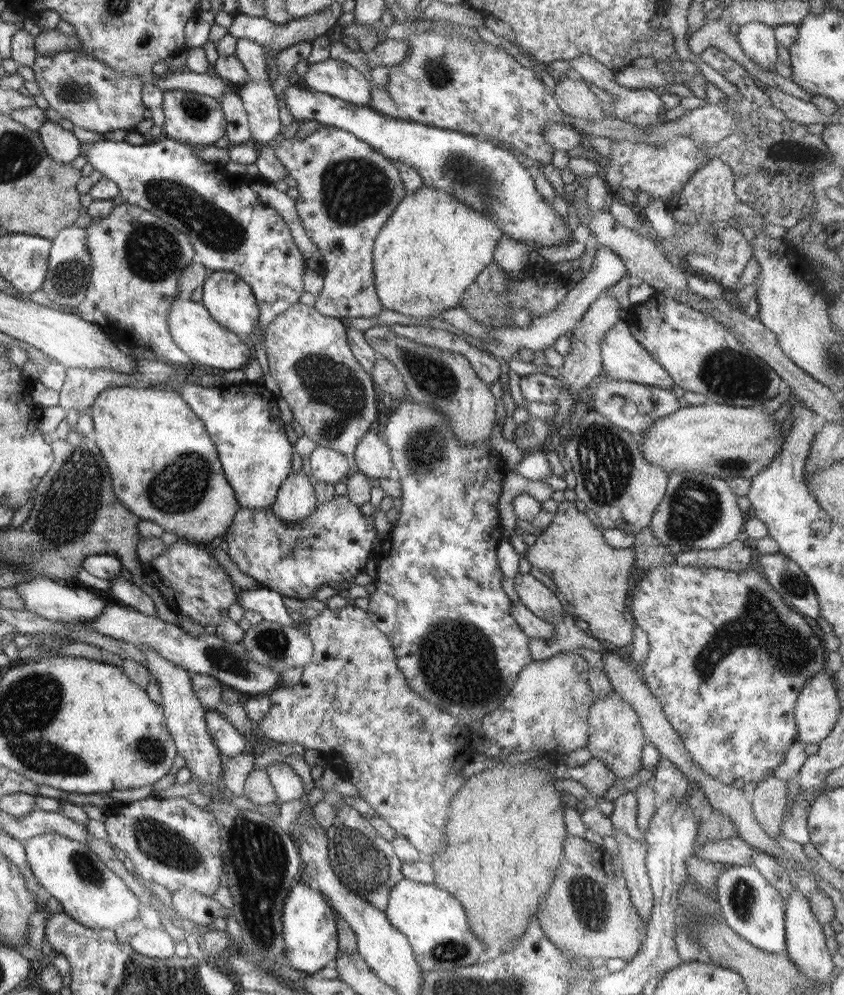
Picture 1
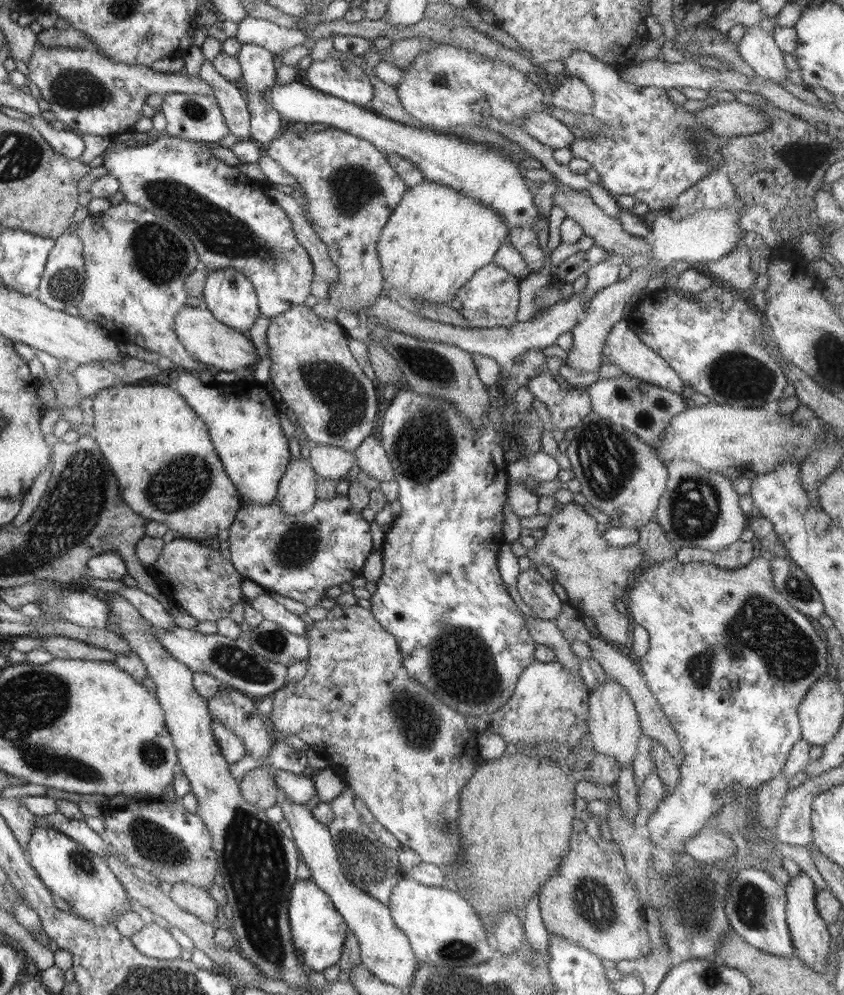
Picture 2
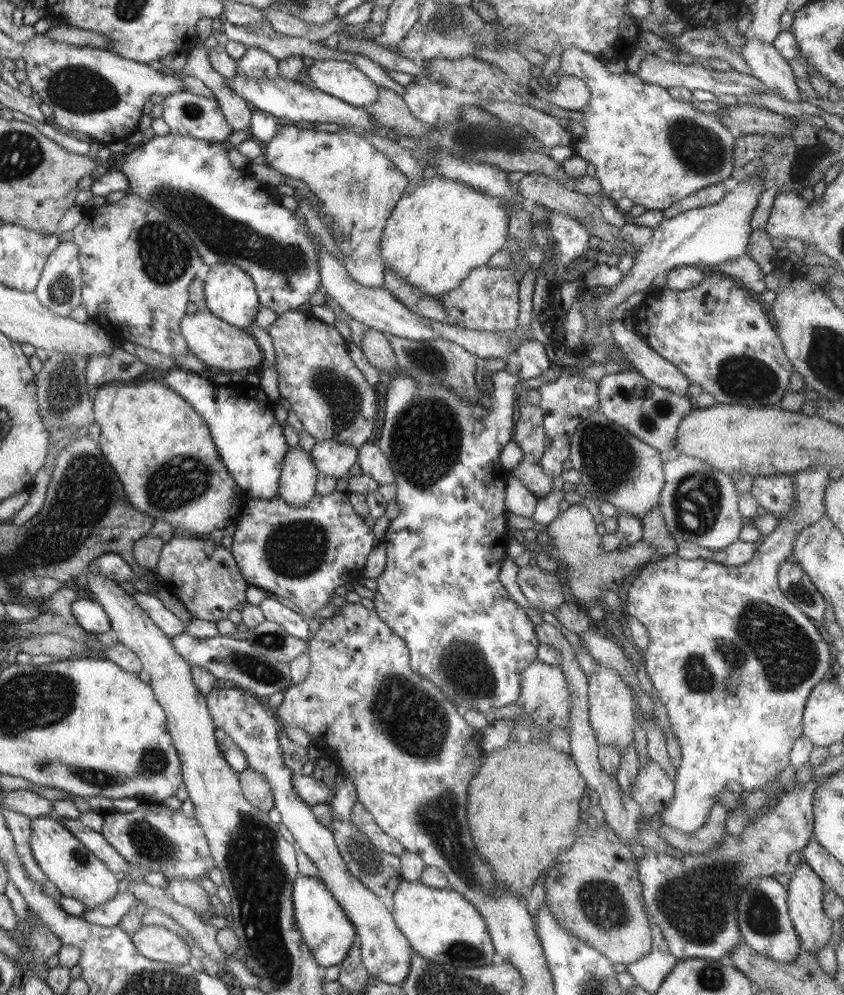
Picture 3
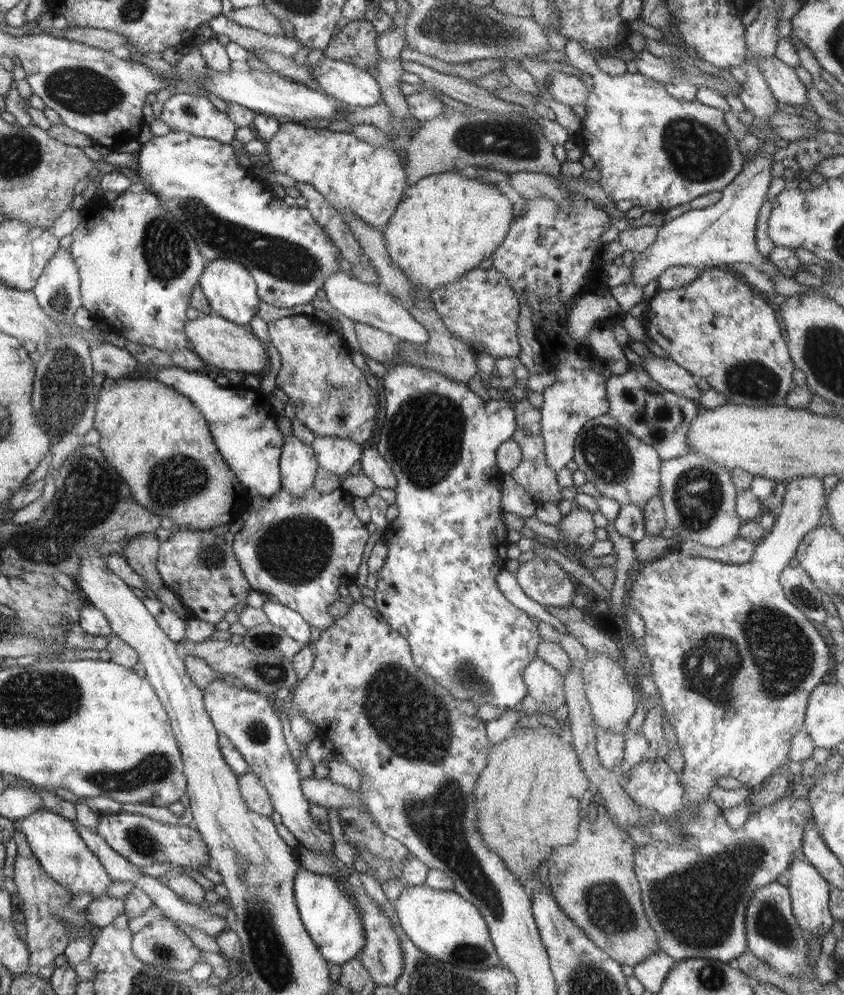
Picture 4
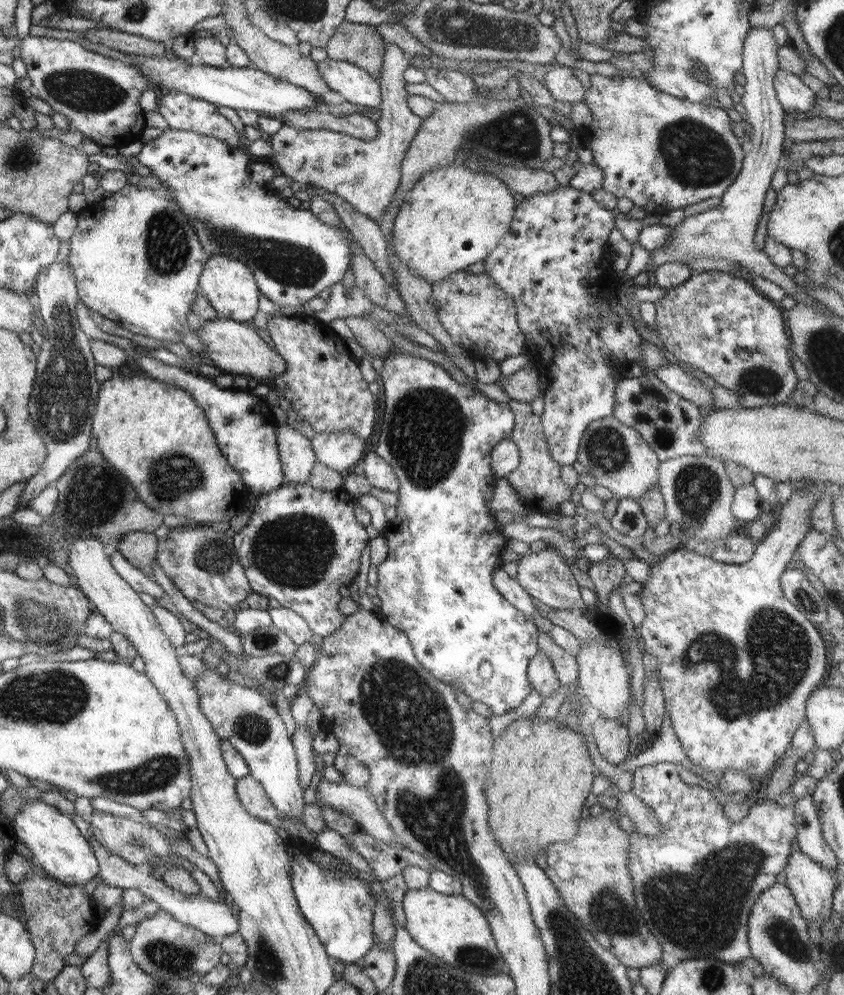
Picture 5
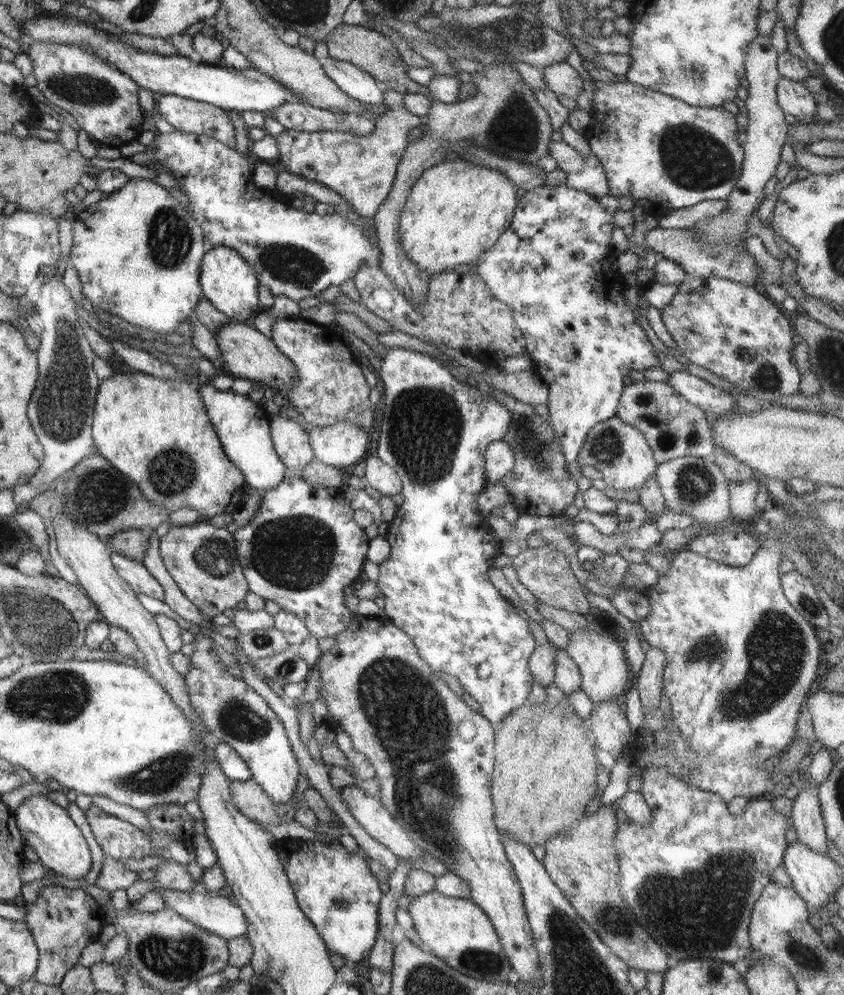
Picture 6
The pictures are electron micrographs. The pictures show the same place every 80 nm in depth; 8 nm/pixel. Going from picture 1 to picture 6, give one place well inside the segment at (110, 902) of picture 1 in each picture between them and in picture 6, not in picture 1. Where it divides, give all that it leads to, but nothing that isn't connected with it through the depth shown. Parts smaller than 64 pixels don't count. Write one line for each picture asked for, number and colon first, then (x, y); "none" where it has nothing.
2: (85, 880)
3: (77, 872)
4: (55, 841)
5: (57, 846)
6: (46, 827)

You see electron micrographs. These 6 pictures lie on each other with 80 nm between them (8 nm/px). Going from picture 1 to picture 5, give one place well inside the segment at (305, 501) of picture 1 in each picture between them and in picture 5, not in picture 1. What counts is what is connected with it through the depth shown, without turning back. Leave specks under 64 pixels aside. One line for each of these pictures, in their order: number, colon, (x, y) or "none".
2: (296, 493)
3: (298, 477)
4: (298, 466)
5: (297, 456)

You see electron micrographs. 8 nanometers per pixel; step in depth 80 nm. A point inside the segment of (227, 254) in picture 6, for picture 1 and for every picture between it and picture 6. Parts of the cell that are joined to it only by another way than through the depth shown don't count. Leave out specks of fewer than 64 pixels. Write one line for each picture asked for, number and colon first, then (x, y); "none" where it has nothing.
1: (229, 300)
2: (228, 294)
3: (230, 294)
4: (231, 291)
5: (228, 284)

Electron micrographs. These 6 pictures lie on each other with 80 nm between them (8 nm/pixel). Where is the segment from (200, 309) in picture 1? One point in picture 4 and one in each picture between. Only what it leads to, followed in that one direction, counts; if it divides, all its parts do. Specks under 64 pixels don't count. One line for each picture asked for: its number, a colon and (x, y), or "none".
2: (211, 342)
3: (216, 343)
4: (221, 344)

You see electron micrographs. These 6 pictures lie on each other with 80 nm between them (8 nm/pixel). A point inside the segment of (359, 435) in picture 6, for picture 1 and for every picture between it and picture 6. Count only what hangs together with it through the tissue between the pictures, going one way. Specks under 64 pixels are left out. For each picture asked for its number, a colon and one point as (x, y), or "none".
1: (327, 465)
2: (330, 462)
3: (332, 458)
4: (337, 455)
5: (338, 451)

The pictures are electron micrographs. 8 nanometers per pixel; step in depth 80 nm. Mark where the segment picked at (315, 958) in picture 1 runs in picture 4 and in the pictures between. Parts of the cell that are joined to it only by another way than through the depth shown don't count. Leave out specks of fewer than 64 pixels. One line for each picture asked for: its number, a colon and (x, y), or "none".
2: (318, 931)
3: (328, 934)
4: (330, 917)

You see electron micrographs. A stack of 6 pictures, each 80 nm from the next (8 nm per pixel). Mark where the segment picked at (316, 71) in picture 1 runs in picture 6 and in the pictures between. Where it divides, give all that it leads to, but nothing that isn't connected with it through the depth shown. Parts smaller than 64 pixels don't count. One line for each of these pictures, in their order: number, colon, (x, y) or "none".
2: (341, 79)
3: (341, 80)
4: (355, 87)
5: (358, 87)
6: (355, 83)

